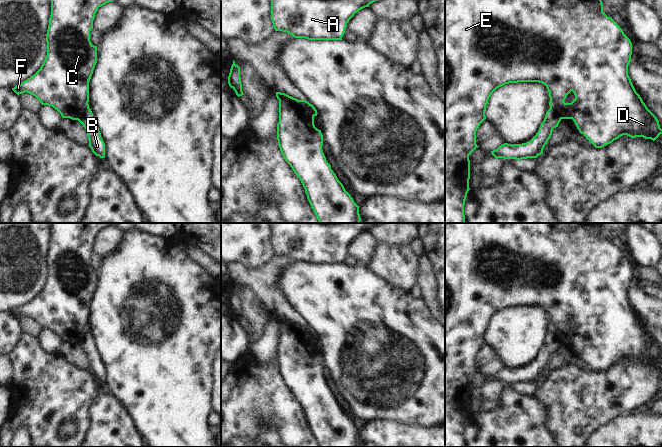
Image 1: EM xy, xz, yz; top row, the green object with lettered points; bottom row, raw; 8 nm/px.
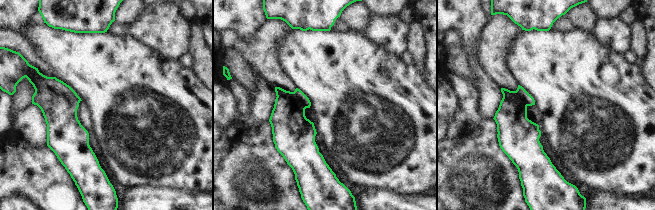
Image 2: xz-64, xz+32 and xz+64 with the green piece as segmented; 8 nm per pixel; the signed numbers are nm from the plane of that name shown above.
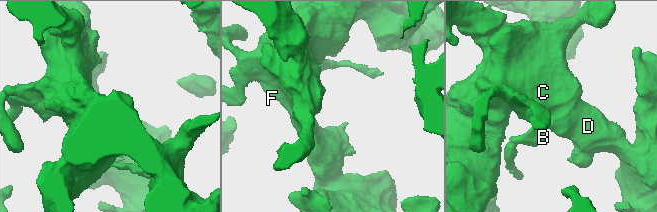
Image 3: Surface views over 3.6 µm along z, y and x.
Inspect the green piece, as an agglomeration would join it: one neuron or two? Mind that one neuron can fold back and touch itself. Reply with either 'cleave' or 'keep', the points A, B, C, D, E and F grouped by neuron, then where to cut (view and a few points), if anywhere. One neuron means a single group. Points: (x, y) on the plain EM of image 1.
cleave; A C D E F / B; cut in xz along (303, 324), (314, 339)

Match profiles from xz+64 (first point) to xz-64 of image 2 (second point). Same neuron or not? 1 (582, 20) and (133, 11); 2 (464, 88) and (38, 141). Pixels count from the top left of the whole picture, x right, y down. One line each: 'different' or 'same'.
1: same
2: different

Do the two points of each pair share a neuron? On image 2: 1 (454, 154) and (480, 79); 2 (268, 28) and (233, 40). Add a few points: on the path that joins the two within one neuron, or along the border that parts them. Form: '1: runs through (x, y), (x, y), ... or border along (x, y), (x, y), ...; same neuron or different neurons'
1: border along (476, 86), (478, 90), (478, 111); different neurons
2: runs through (259, 37), (254, 42), (242, 42); same neuron

